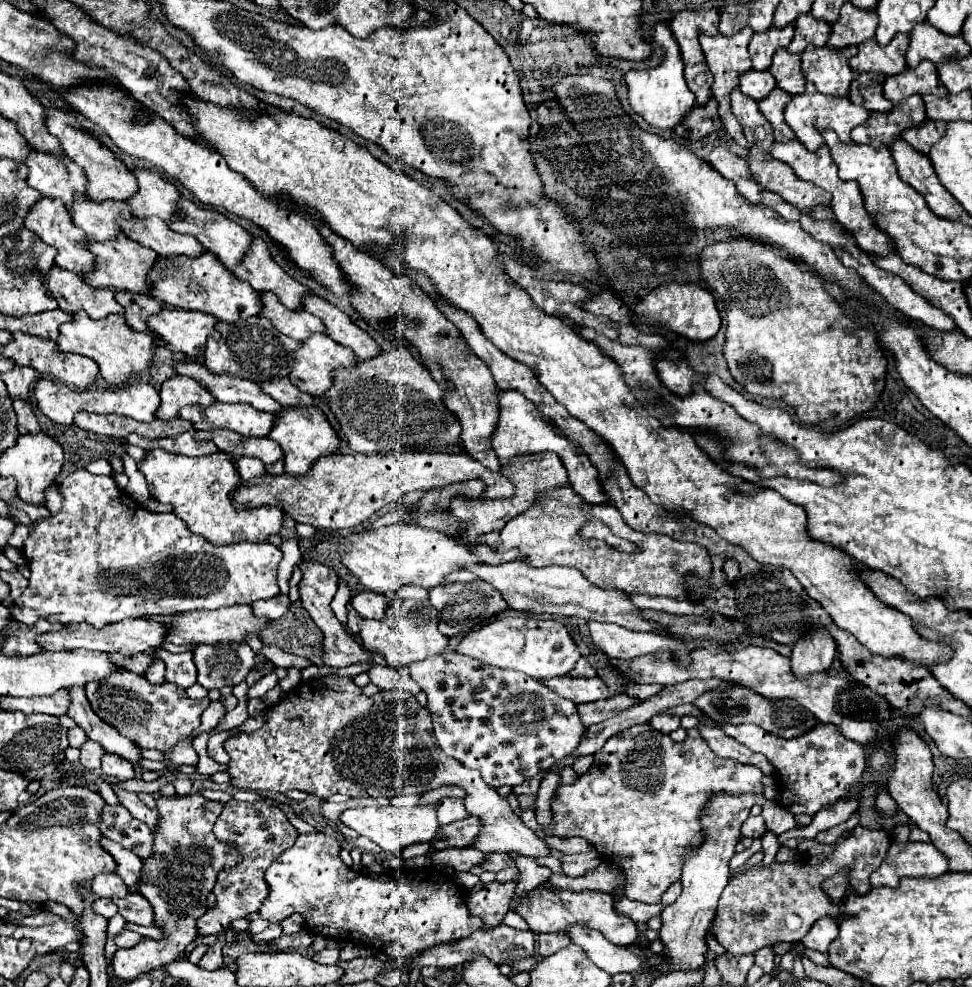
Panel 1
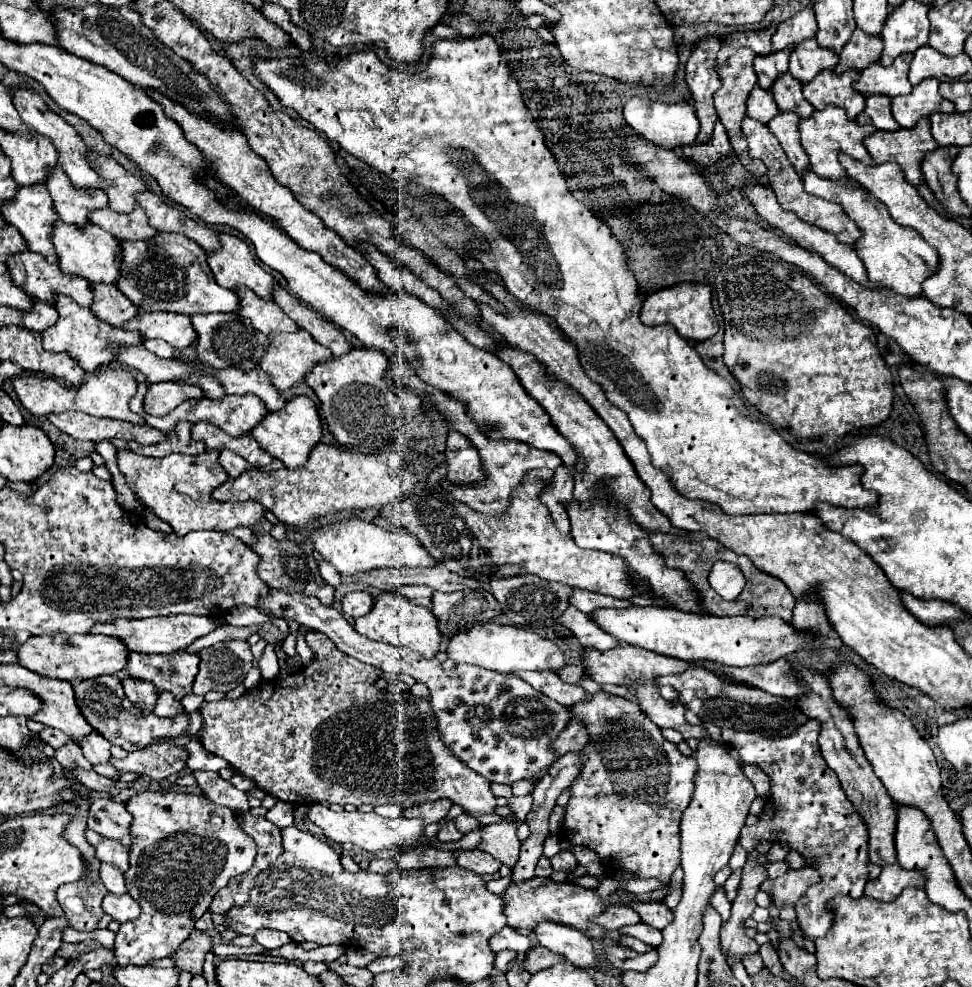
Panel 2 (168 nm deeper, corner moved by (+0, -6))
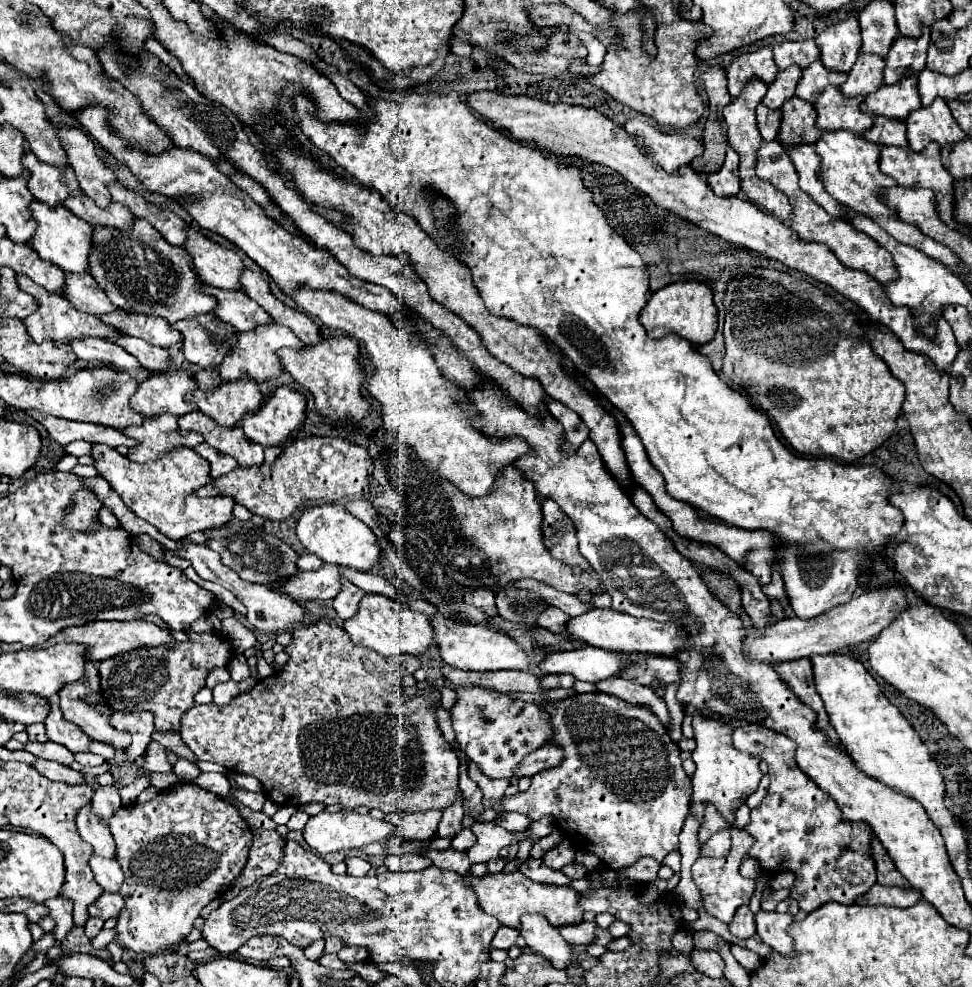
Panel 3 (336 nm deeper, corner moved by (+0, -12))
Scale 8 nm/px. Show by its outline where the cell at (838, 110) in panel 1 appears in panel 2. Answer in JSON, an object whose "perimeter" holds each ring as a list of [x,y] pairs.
{"perimeter":[[[827,104],[823,110],[815,110],[809,118],[799,120],[799,134],[801,134],[801,146],[807,152],[811,160],[811,170],[819,176],[825,178],[843,178],[845,172],[837,160],[837,152],[845,152],[851,158],[865,162],[865,164],[875,164],[869,152],[863,146],[863,140],[873,132],[875,128],[871,124],[861,126],[855,120],[849,120],[845,114],[845,108],[839,108],[835,104]]]}

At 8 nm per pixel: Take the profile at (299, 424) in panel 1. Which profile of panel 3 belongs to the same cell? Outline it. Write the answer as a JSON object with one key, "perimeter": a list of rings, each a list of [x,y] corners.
{"perimeter":[[[287,386],[275,392],[253,414],[245,414],[241,428],[257,444],[281,444],[305,420],[305,396]]]}

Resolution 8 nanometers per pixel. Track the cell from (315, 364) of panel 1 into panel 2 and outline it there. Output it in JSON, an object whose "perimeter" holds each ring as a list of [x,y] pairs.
{"perimeter":[[[299,330],[295,334],[273,334],[269,336],[269,352],[261,358],[261,370],[265,370],[277,390],[289,390],[297,386],[299,382],[305,382],[305,376],[313,372],[317,364],[323,364],[333,358],[333,352],[313,340],[313,336],[307,330]]]}

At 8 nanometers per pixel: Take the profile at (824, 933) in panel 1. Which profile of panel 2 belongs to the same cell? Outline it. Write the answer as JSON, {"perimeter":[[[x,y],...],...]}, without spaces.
{"perimeter":[[[807,720],[793,736],[787,738],[765,738],[757,732],[743,732],[733,728],[723,728],[725,744],[733,746],[741,760],[759,766],[771,778],[771,794],[765,804],[759,824],[741,830],[741,846],[747,852],[755,850],[757,840],[785,842],[789,848],[803,854],[803,858],[813,858],[817,870],[821,872],[821,882],[811,886],[797,904],[797,920],[803,934],[815,942],[827,936],[833,924],[833,912],[827,908],[837,894],[860,898],[867,882],[867,826],[861,814],[853,808],[847,796],[841,792],[841,784],[835,772],[825,764],[819,744],[819,722]]]}

